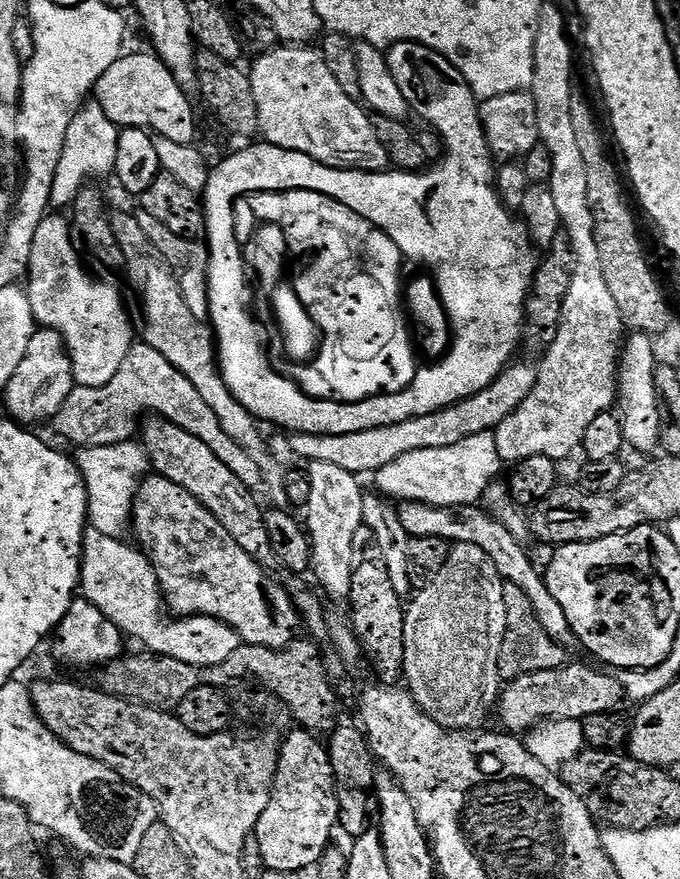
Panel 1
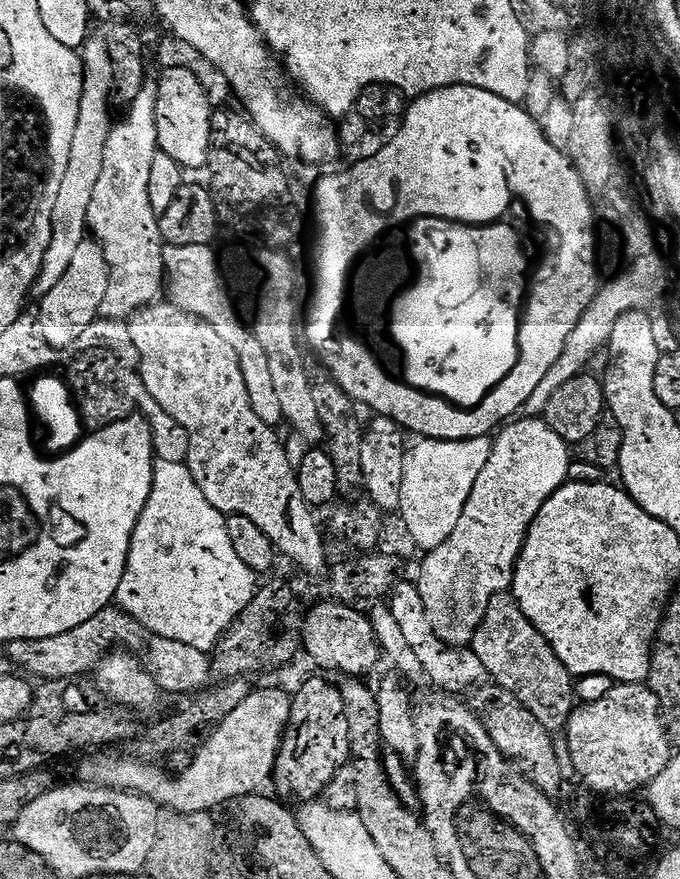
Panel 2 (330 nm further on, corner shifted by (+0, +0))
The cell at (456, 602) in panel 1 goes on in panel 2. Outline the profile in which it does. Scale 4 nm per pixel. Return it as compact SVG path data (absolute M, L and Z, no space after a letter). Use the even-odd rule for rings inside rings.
M516 418L505 423L495 433L490 450L490 459L482 474L478 474L478 482L474 482L474 490L470 490L470 498L466 502L466 510L462 510L462 518L458 518L458 526L454 526L454 534L442 542L442 546L431 549L420 568L418 587L424 617L430 622L433 634L443 644L451 648L467 649L472 643L474 634L495 596L505 595L512 587L512 579L516 573L516 563L524 543L528 537L534 518L538 518L538 510L568 480L570 463L569 445L564 443L554 430L550 430L543 418Z

